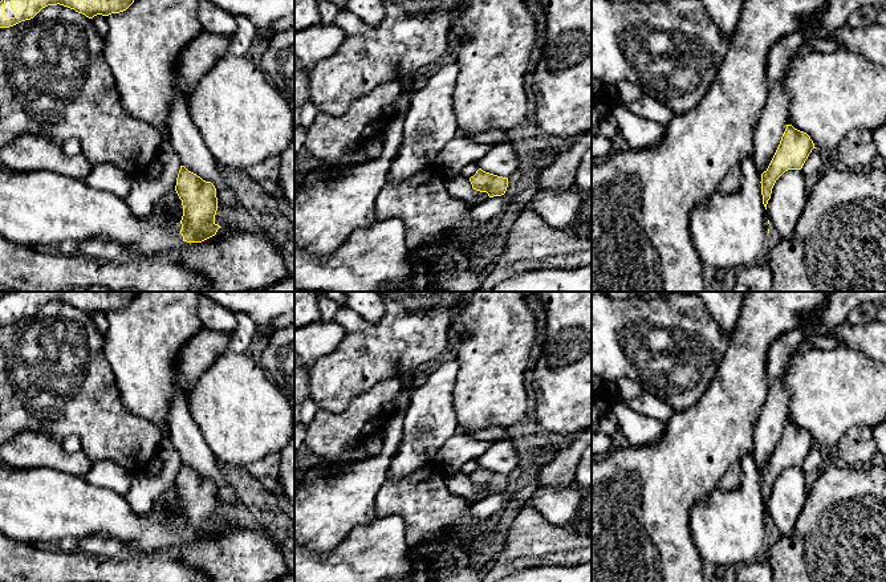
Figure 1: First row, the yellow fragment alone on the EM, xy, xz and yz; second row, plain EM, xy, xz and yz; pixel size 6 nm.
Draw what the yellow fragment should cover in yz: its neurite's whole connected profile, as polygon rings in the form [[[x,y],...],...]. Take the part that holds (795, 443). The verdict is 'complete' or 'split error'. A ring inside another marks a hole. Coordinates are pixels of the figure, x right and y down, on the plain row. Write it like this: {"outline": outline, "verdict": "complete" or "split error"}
{"outline": [[[787,422],[768,465],[761,471],[760,480],[765,506],[776,477],[788,467],[801,467],[813,445],[816,445],[814,440],[806,430]]], "verdict": "complete"}

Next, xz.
{"outline": [[[481,465],[470,475],[470,479],[474,487],[487,489],[489,495],[504,492],[508,484],[508,475],[485,469]]], "verdict": "complete"}

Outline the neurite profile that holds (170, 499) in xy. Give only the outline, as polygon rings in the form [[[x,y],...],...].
[[[175,485],[159,493],[155,497],[154,504],[167,508],[172,510],[176,516],[182,517],[183,502],[182,502],[182,497],[179,496]]]

